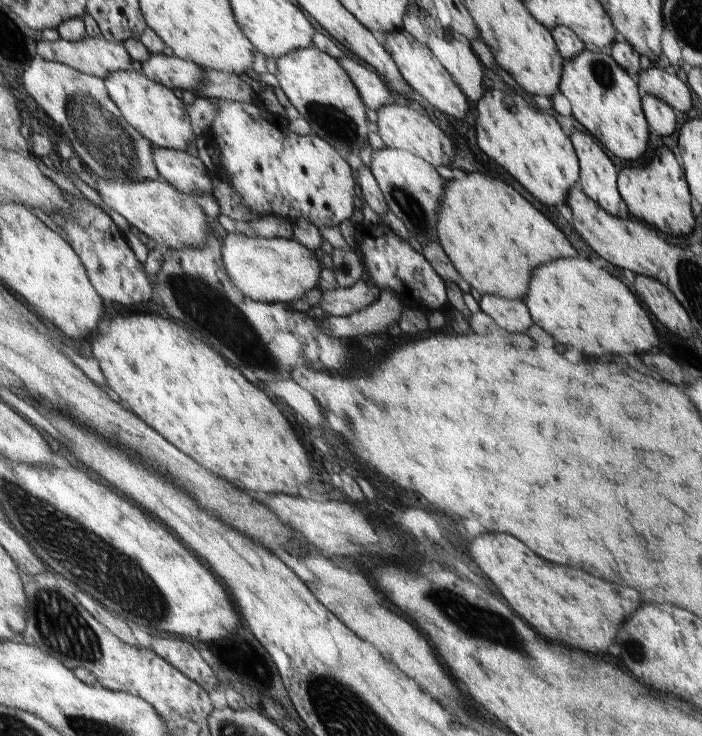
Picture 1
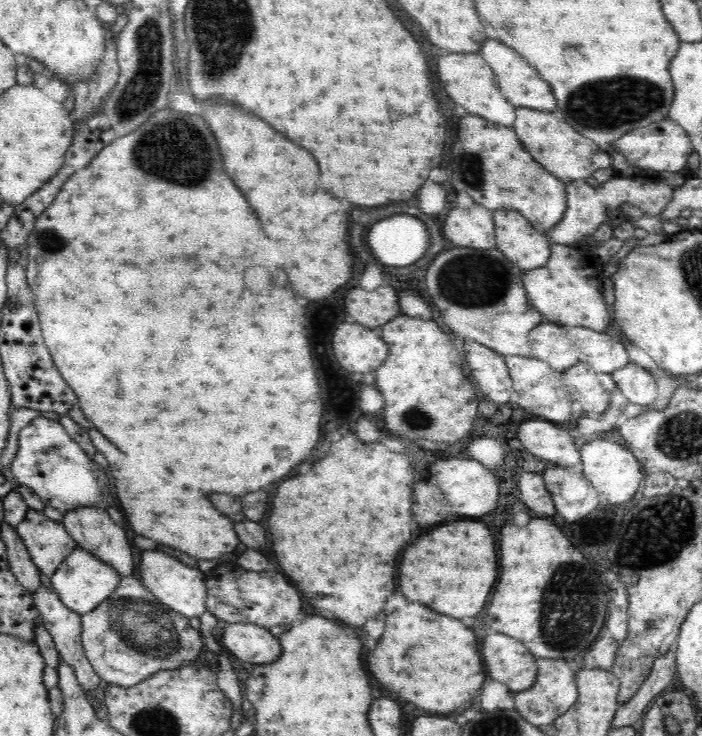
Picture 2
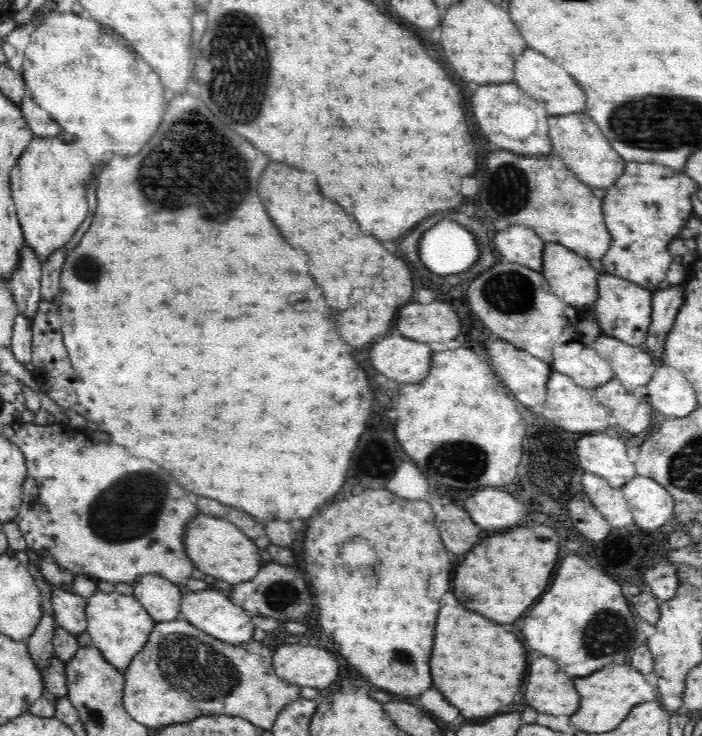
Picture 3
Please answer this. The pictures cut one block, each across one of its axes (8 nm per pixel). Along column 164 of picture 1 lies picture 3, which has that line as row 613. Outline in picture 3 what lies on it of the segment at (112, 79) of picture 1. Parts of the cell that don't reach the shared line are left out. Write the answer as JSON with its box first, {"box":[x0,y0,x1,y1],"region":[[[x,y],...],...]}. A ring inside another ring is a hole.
{"box":[85,590,154,672],"region":[[[98,590],[85,603],[85,629],[91,636],[91,642],[110,664],[122,672],[132,656],[136,656],[136,652],[148,640],[149,630],[154,624],[153,618],[134,595],[118,594],[117,591],[106,594]]]}

